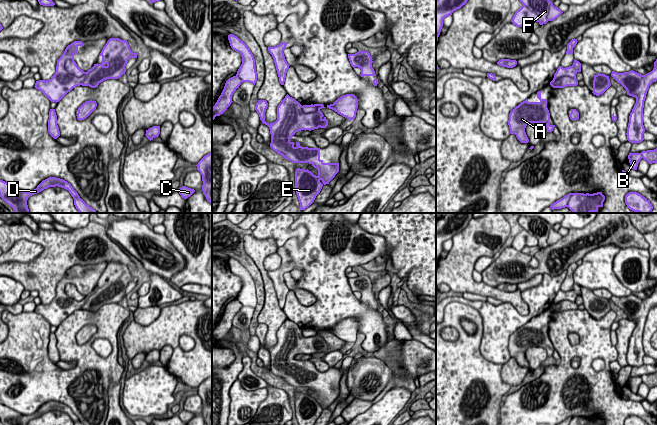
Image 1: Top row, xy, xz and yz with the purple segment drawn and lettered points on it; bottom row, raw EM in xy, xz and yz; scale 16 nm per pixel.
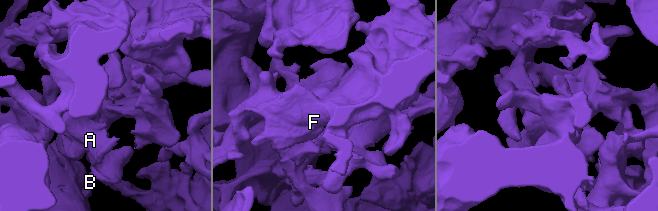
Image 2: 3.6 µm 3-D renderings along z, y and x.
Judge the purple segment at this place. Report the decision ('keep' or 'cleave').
cleave

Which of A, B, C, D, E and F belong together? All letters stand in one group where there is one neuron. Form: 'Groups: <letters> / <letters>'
Groups: A B D / C E F

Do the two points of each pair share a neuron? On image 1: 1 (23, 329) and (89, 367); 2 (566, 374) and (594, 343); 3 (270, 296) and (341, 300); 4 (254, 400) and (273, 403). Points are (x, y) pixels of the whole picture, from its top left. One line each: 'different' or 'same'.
1: same
2: same
3: different
4: different

